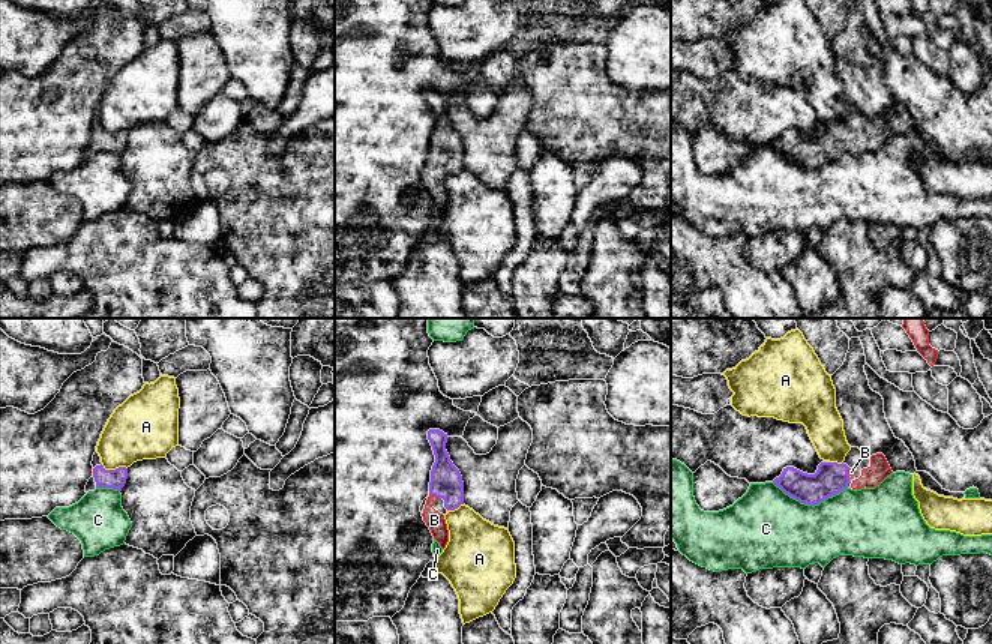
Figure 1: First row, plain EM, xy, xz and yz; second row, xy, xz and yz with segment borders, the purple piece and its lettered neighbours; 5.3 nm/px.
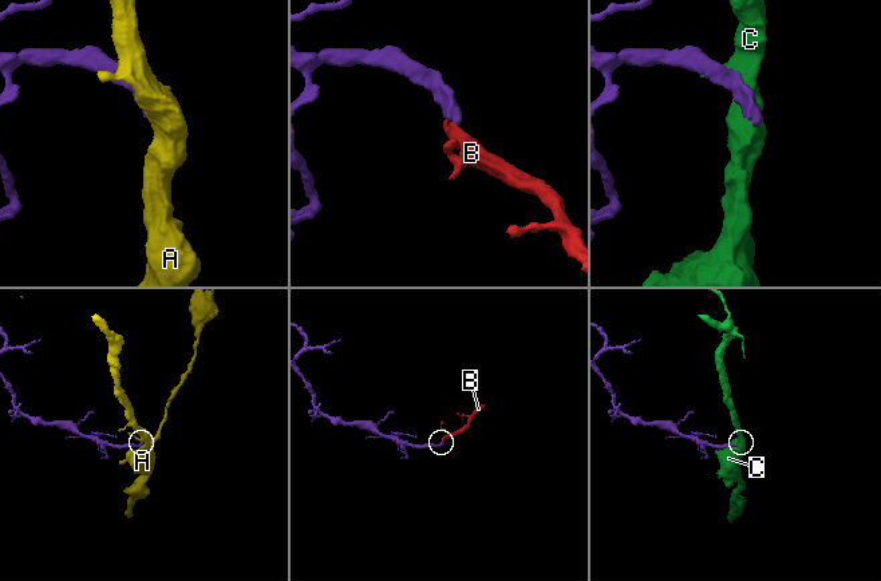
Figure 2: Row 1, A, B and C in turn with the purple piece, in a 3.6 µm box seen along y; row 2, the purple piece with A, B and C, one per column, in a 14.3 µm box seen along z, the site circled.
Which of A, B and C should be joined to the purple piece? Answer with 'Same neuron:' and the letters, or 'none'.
Same neuron: B

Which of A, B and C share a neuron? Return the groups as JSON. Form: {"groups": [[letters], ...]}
{"groups": [["A"], ["B"], ["C"]]}

